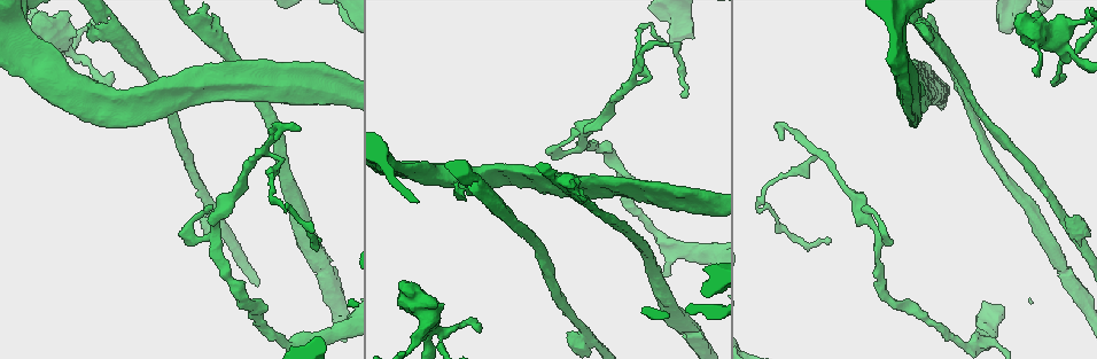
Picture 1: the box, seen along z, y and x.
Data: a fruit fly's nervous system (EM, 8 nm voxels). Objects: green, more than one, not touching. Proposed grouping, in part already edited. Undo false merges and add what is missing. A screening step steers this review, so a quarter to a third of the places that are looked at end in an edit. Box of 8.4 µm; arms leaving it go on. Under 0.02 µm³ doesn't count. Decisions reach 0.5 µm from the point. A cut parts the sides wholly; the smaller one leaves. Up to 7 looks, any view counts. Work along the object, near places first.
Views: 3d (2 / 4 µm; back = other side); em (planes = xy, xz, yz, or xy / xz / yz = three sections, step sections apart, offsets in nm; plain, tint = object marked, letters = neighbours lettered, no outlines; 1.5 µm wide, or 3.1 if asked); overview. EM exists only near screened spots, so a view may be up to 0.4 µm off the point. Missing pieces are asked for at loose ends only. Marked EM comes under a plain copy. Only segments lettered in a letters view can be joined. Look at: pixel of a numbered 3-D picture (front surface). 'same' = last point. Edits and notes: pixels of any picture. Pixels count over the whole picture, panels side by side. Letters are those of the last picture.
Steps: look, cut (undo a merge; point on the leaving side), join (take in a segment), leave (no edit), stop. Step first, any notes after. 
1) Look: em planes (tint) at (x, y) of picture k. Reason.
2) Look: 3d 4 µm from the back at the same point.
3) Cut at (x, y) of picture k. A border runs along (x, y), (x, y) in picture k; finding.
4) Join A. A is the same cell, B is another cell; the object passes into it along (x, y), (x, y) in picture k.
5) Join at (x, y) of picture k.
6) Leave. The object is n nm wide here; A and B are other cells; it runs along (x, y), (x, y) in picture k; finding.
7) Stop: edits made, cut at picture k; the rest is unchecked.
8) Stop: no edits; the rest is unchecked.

Look: em planes (letters) at (74, 52) of picture 1. Sudden change in width.

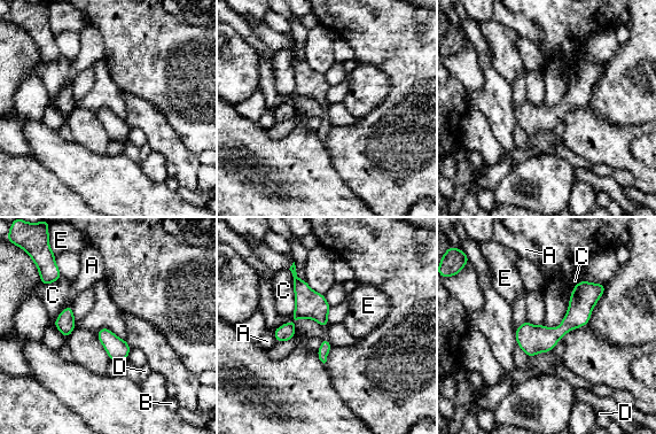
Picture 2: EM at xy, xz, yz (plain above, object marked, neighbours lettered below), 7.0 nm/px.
Leave. The object is 150 nm wide here; A, B, C, D and E are other cells; a border runs along (125, 340), (131, 348) in picture 2; continuous, no second cell.

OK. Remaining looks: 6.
Look: em xy step 8 (tint) at (394, 167) of picture 1. Calibre changes.

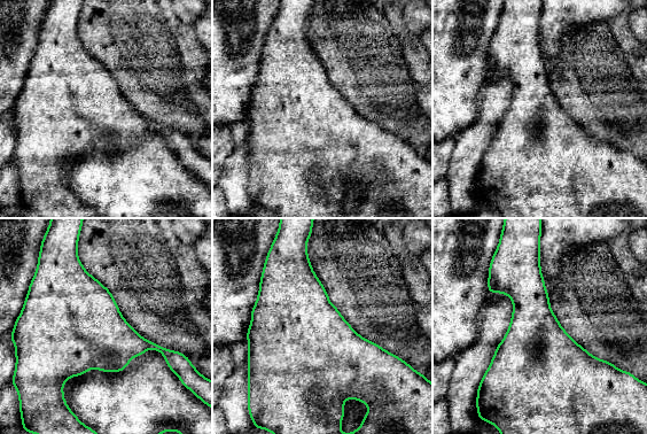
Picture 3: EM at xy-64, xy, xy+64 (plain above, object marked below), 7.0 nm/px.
Look: em planes (tint) at the same point.

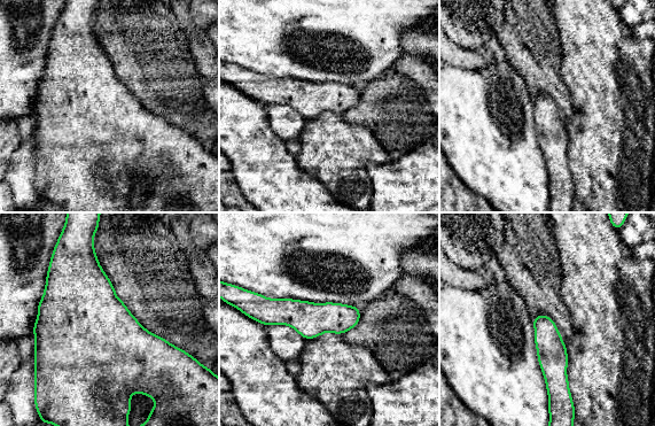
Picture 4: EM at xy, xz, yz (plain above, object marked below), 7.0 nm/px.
Look: em planes (letters) at the same point. What lies round it.

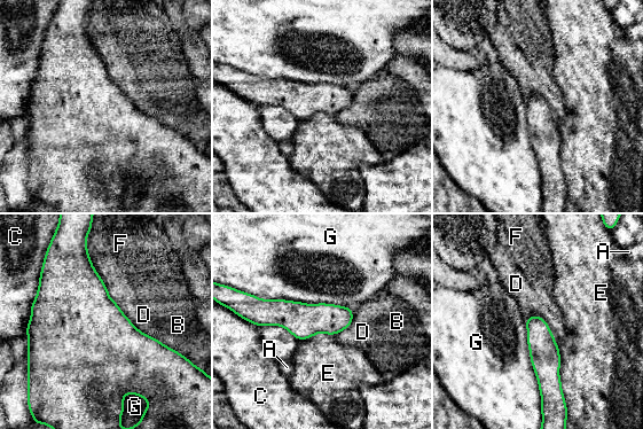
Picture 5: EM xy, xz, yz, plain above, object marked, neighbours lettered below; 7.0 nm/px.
Leave. The object is 240 nm wide here; A, B, C, D, E, F and G are other cells; a border runs along (557, 345), (559, 381), (564, 396) in picture 5; all the same cell.

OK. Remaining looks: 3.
Look: em yz step 4 (letters) at (666, 46) of picture 1. Thin end.

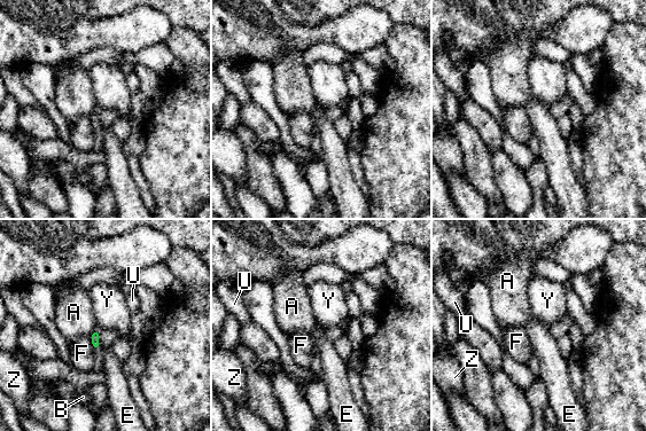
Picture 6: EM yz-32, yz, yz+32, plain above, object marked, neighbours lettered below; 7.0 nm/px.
Look: em planes (letters) at the same point.

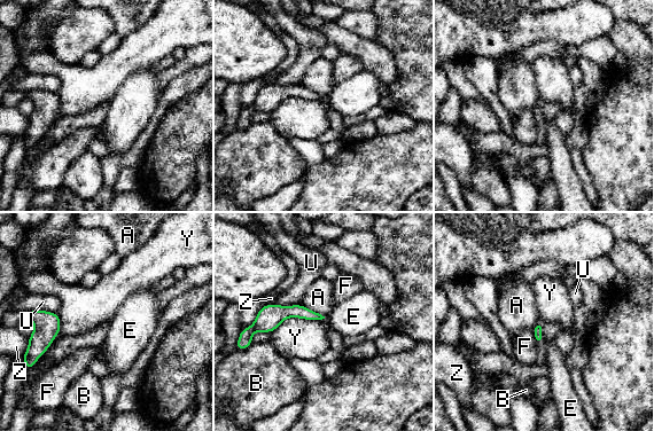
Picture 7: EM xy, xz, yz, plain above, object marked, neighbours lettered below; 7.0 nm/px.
Leave. A, B, E, F, U, Y and Z are other cells; it runs along (318, 316), (282, 312), (255, 328) in picture 7; no lettered segment goes on from it.

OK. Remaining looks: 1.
Stop: no edits; the rest is unchecked.

